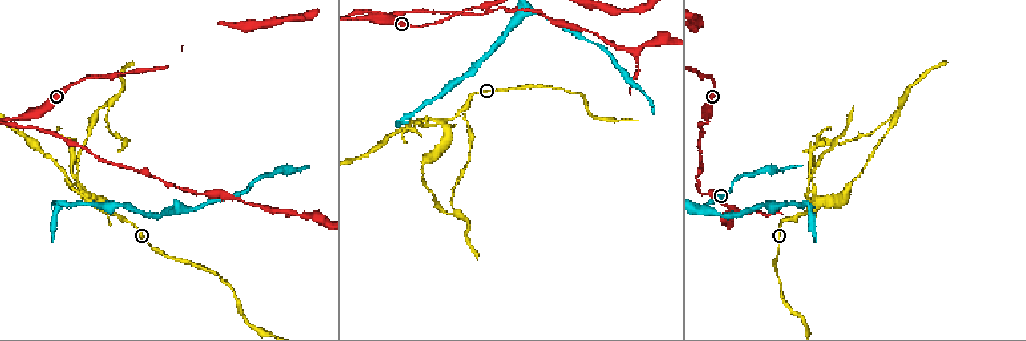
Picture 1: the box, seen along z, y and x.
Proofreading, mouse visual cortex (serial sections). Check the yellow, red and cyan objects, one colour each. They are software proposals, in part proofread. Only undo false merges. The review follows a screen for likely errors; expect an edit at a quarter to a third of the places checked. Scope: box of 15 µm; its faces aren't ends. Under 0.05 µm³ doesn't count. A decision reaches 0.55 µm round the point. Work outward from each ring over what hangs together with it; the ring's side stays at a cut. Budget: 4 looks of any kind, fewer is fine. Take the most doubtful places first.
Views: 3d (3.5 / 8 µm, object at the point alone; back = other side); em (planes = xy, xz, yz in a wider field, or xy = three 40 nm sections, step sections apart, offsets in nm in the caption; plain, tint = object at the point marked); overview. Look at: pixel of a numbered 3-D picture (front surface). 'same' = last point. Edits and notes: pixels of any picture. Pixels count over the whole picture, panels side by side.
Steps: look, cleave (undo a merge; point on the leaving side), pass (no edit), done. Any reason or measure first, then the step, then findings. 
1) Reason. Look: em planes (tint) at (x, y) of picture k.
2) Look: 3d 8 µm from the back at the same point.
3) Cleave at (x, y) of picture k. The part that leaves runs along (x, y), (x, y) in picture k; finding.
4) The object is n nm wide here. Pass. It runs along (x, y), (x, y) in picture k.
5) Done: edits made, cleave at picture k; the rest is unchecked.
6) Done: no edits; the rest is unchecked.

Branch point. Look: 3d 3.5 µm at (442, 121) of picture 1.

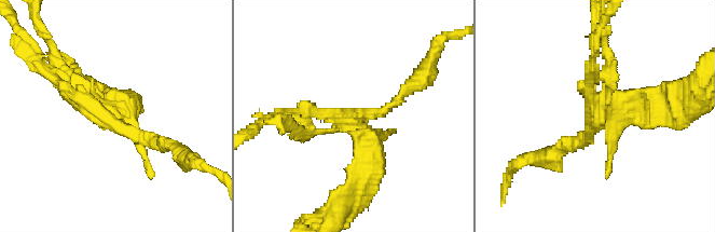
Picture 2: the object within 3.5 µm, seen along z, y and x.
Now the EM. Look: em planes (tint) at (599, 123) of picture 2.

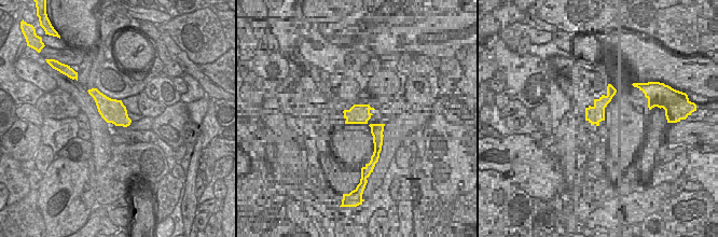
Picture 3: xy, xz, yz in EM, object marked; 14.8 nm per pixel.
Cleave at (374, 154) of picture 2. The part that leaves runs along (365, 130), (371, 174), (338, 212) in picture 2; a second cell is stuck on.

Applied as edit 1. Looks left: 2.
Abrupt turn. Look: 3d 3.5 µm at (699, 123) of picture 1.

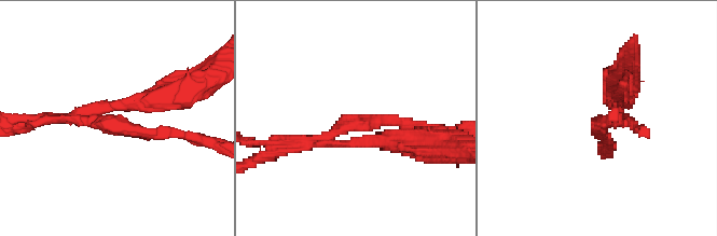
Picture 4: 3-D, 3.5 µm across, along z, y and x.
Look: em xy step 2 (tint) at (602, 125) of picture 4.

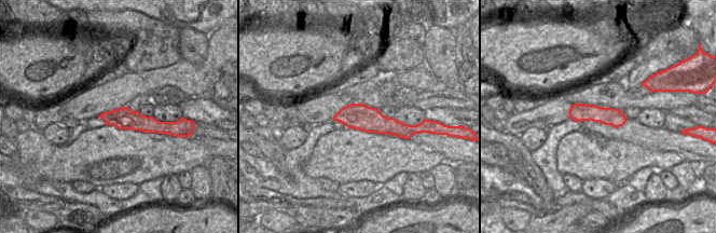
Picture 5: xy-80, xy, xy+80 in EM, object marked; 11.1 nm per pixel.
The object is 280 nm wide here. Cleave at (111, 125) of picture 4. The part that leaves runs along (82, 116), (141, 133), (181, 136) in picture 4; two cells meet here.

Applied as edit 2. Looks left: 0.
Done: edits made, cleave at picture 2, cleave at picture 4; the rest is unchecked.

